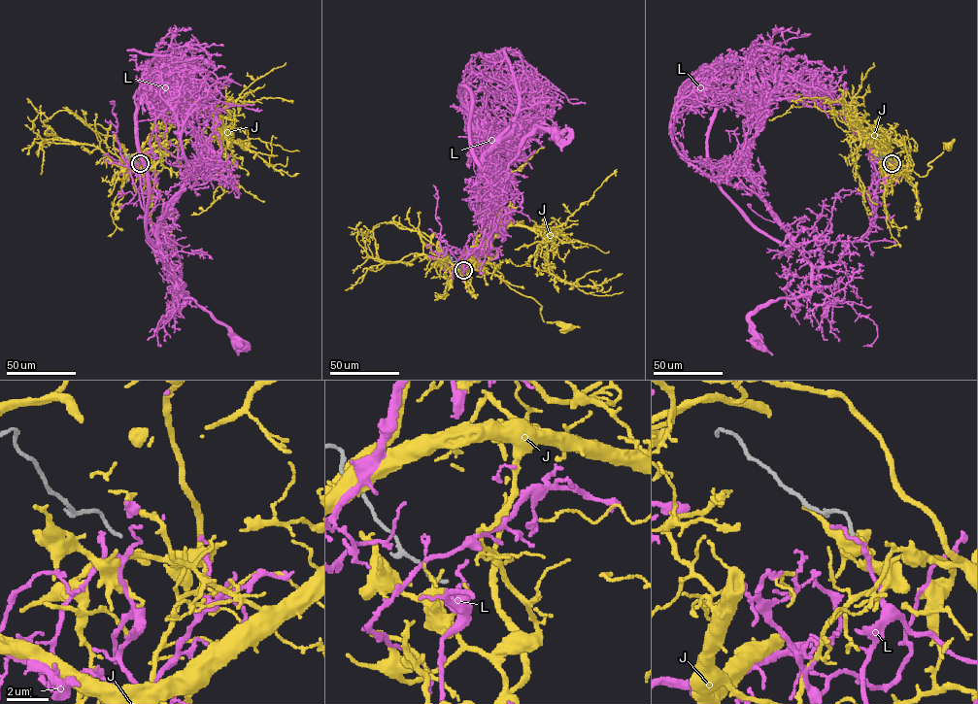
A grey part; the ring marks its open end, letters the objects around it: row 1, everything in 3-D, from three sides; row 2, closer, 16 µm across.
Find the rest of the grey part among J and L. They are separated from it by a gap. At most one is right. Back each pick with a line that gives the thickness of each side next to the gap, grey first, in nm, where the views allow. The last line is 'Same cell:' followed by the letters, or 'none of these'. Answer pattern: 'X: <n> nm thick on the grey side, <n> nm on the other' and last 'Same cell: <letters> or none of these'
Same cell: none of these

